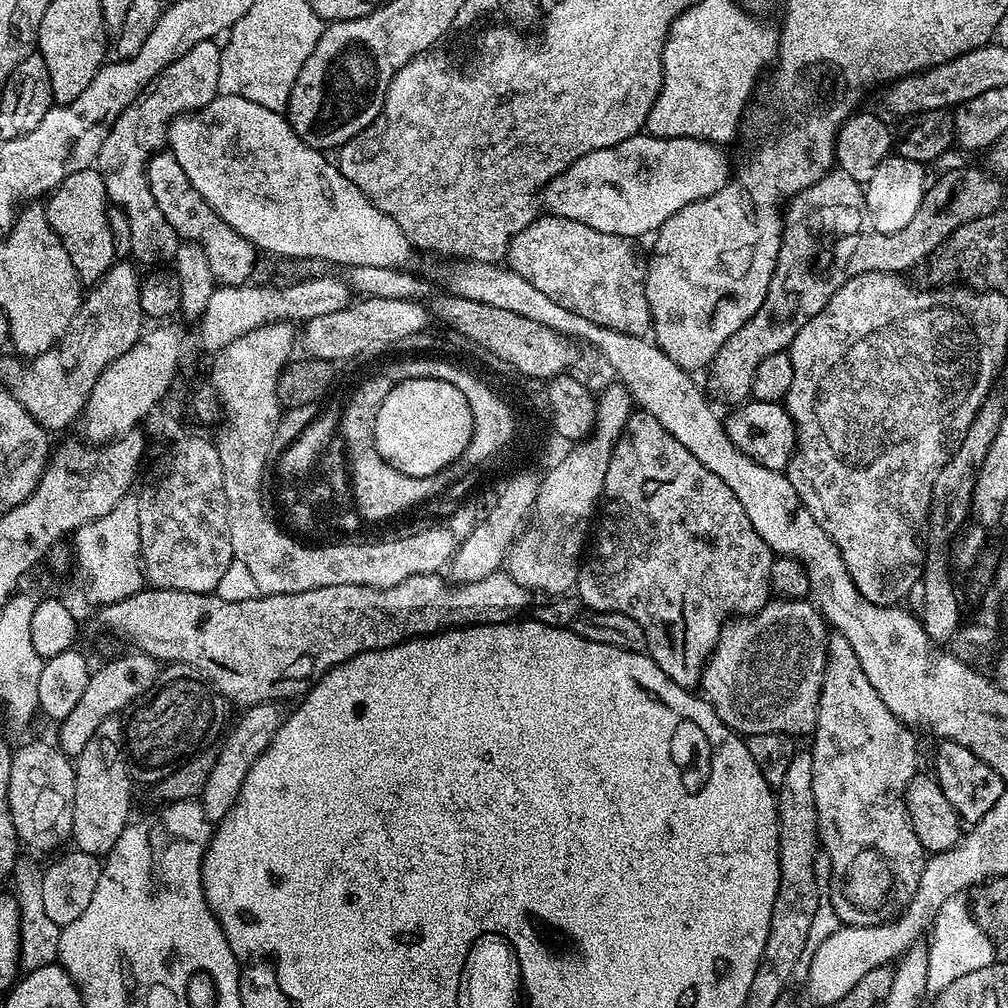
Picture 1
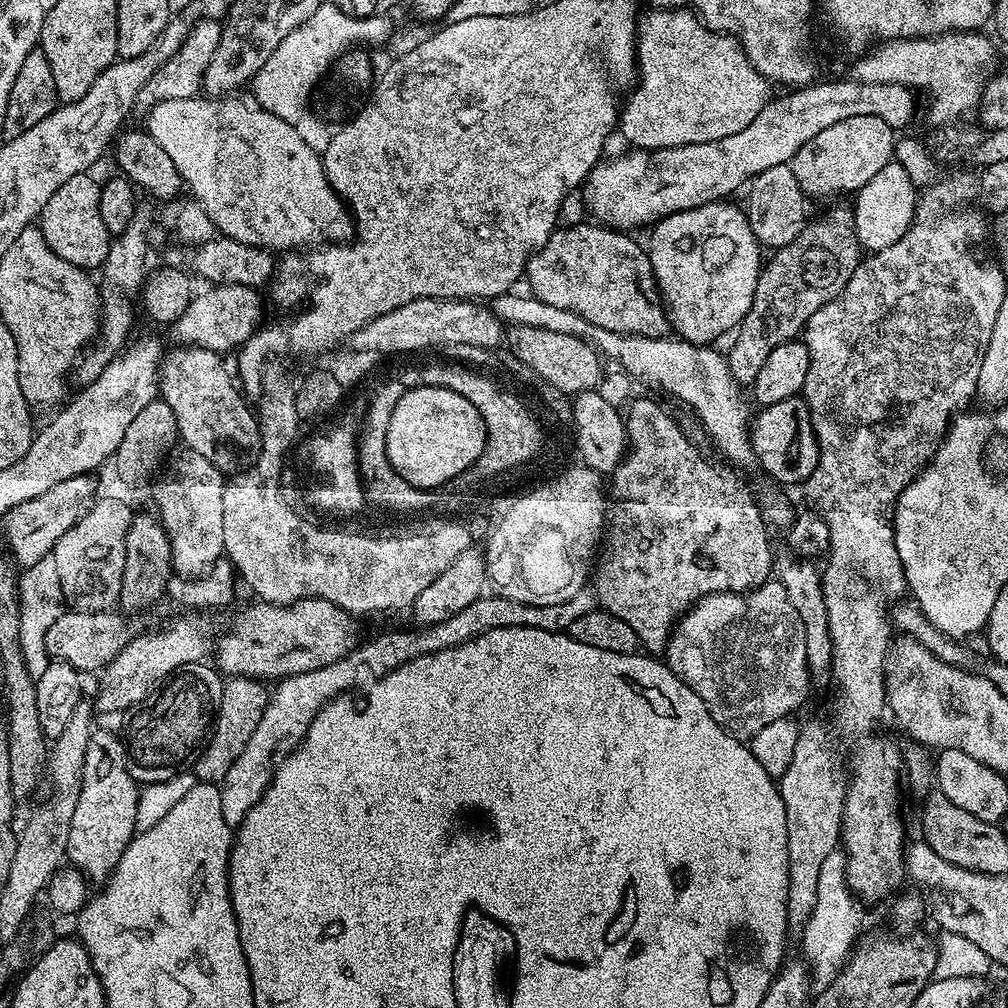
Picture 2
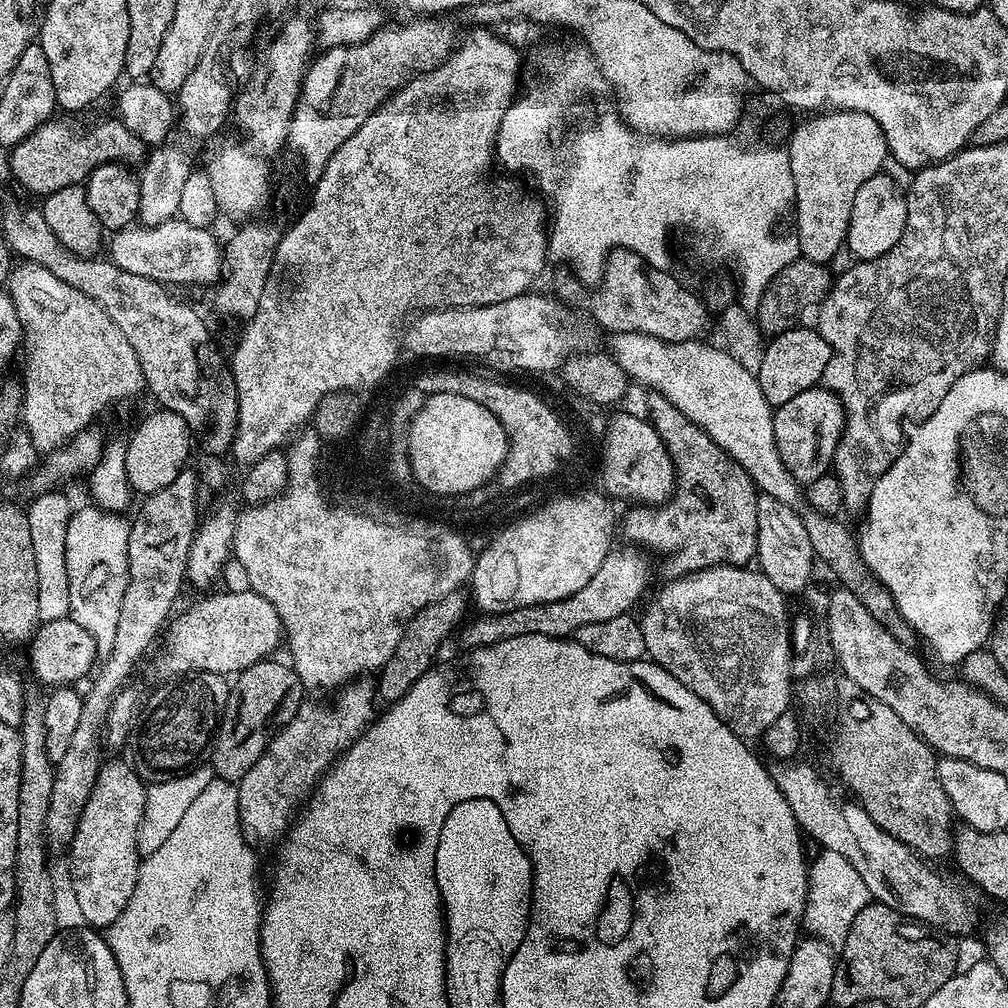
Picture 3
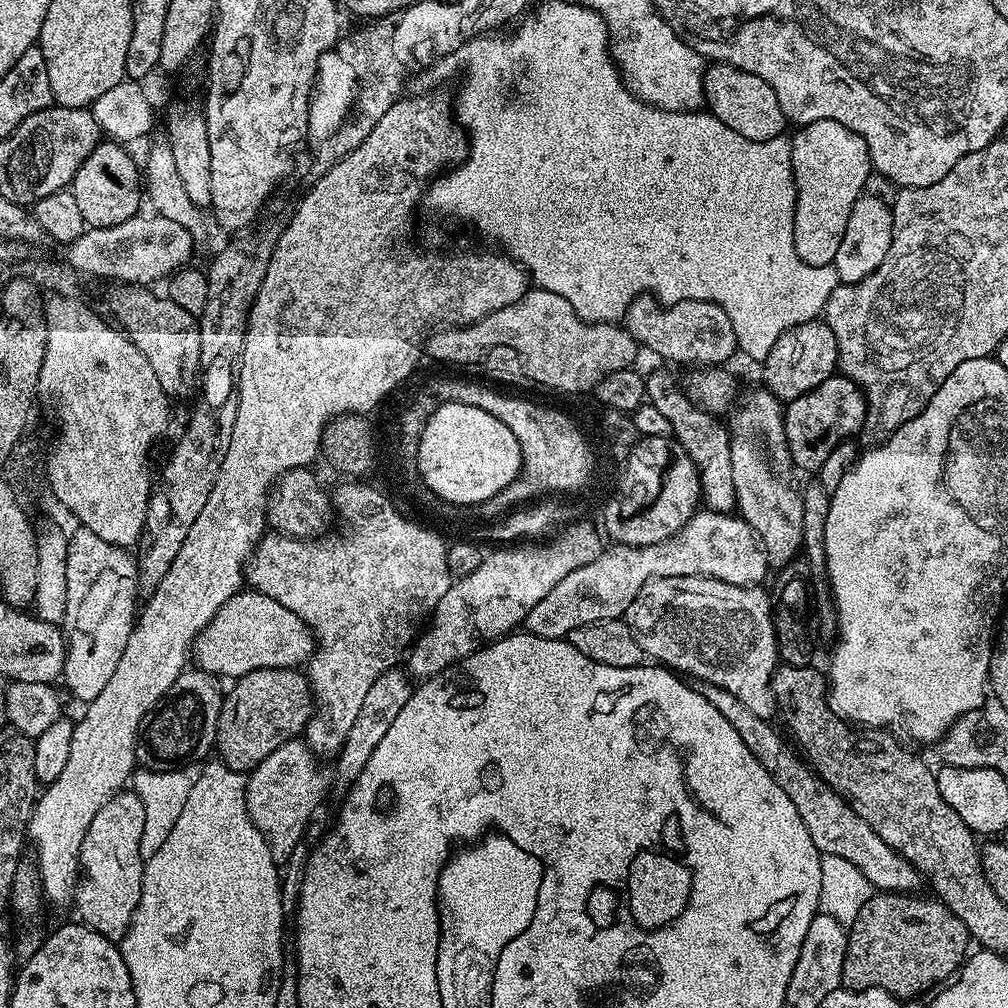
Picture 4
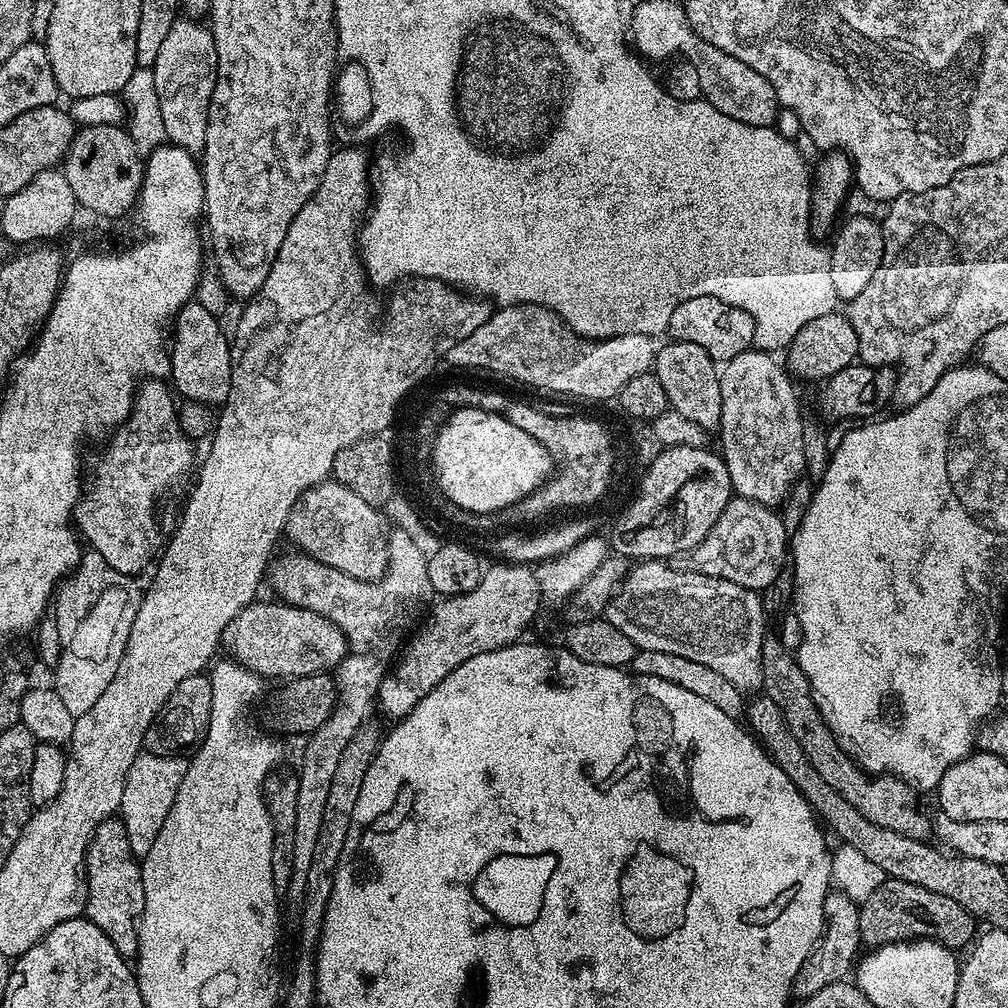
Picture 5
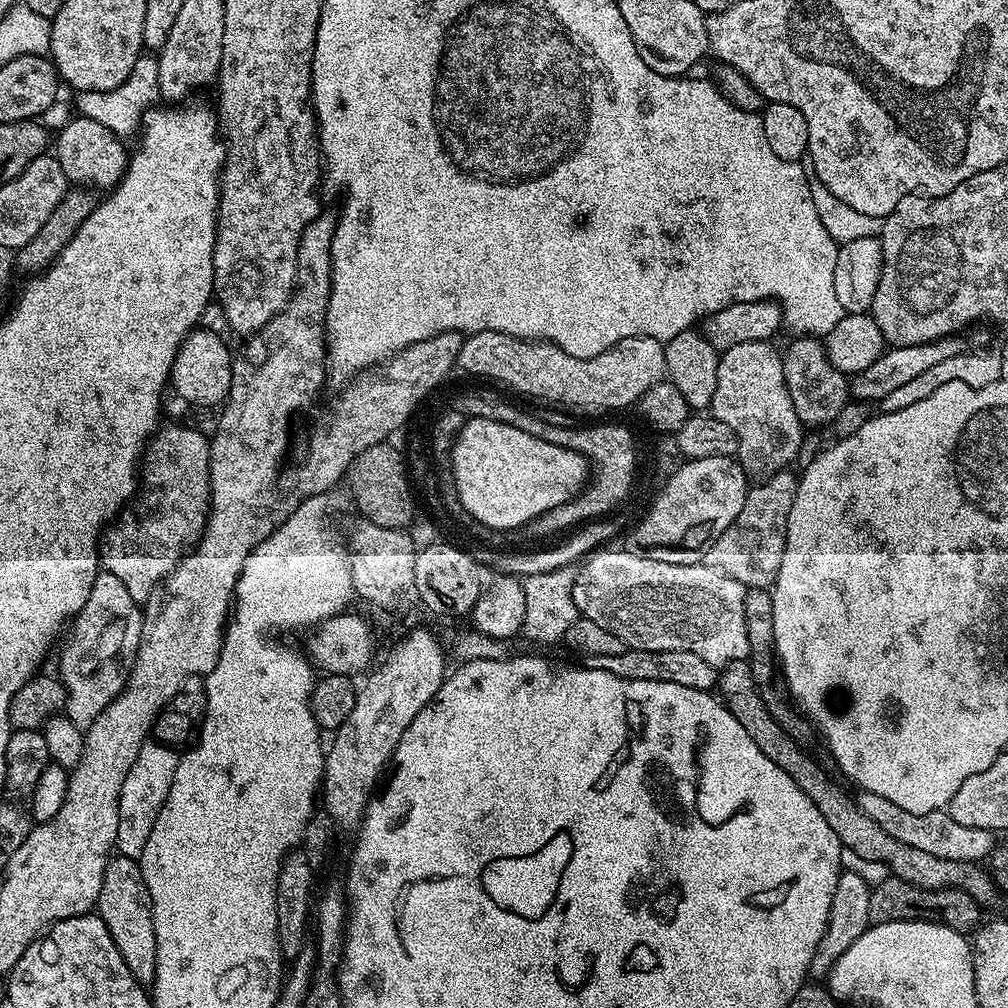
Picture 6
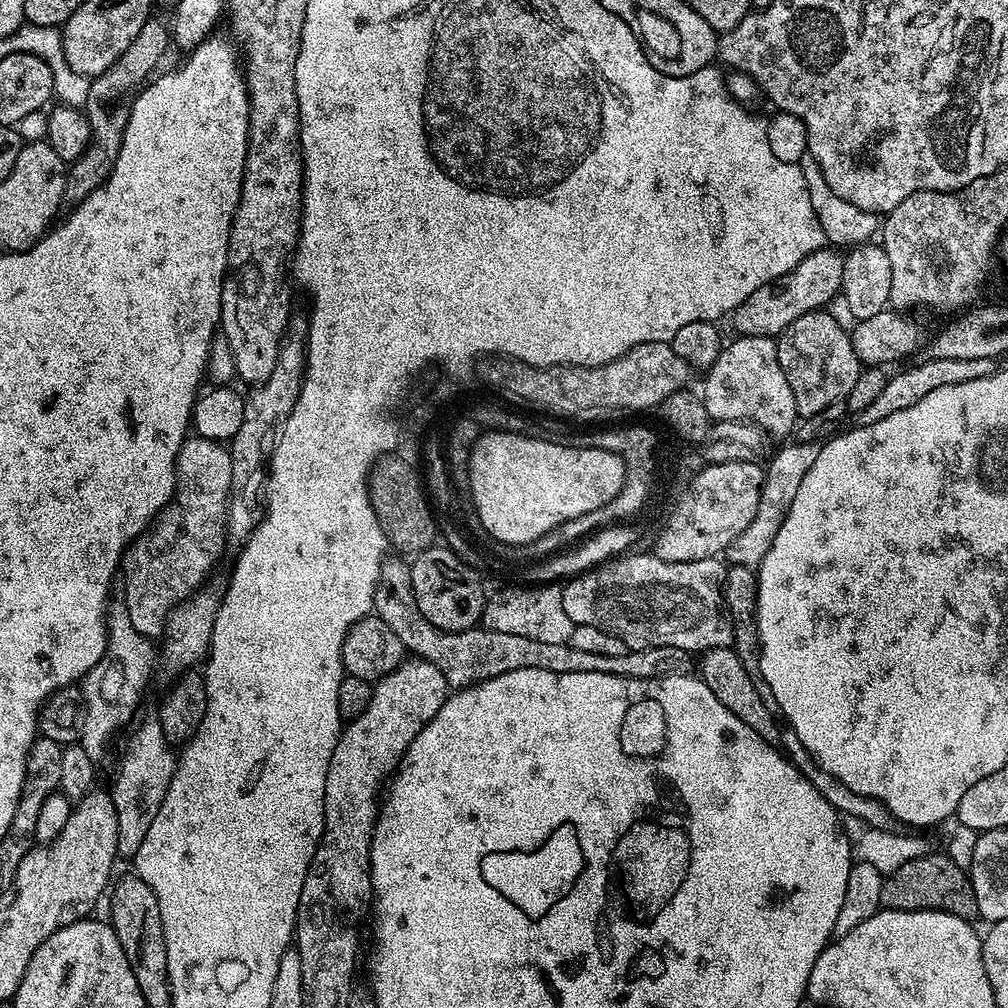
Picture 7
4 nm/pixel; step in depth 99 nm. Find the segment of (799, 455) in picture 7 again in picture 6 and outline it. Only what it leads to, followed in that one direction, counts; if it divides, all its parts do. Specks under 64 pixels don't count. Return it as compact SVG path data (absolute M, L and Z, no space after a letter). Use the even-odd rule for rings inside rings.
M785 470L753 483L746 494L746 502L742 502L742 514L738 514L738 518L734 518L734 522L730 522L730 526L726 530L722 530L722 534L705 554L703 563L742 582L745 589L771 589L772 583L778 578L778 566L782 566L782 554L786 550L786 526L790 518L790 506L794 506L797 479L795 471L792 473L792 470Z

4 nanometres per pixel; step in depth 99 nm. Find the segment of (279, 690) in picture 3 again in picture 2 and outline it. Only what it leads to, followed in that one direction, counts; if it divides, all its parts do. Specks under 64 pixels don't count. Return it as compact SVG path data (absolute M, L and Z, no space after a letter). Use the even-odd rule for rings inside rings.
M233 676L224 680L222 690L222 702L216 711L216 722L208 745L200 751L200 757L196 760L194 775L197 781L205 784L219 785L226 778L226 770L234 766L234 758L246 750L250 742L250 734L258 726L262 714L268 705L270 688L267 683L251 680L248 676Z

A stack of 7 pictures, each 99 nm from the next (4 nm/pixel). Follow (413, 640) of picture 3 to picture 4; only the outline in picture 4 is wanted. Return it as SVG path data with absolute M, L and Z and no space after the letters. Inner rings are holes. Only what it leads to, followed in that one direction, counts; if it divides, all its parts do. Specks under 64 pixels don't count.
M394 667L384 671L381 677L370 686L357 719L350 726L350 733L346 736L346 742L343 743L334 760L336 763L334 782L337 787L339 785L342 788L351 787L352 783L357 780L358 774L365 769L370 760L370 755L377 749L378 743L382 742L383 735L390 730L391 723L398 718L398 714L402 712L402 707L406 706L406 702L412 697L414 686L410 682L412 682L411 677L403 669Z

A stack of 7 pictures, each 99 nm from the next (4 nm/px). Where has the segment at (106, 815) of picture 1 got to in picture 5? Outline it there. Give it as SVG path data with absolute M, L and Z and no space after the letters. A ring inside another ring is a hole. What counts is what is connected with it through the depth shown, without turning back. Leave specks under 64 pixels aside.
M118 818L104 820L94 830L88 843L84 868L88 874L88 901L84 907L86 918L114 942L118 954L135 961L138 950L140 915L144 912L144 887L140 873L141 861L130 850L130 838L126 838L126 826Z

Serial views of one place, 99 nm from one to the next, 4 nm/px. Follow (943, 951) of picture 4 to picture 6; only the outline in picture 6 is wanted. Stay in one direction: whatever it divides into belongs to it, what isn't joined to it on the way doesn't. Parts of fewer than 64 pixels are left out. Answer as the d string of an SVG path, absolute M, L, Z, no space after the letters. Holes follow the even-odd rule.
M889 878L872 888L868 918L872 922L932 920L935 924L950 926L950 930L972 934L982 923L980 912L982 912L981 905L977 904L974 898L970 898L970 894L966 894L957 888L940 888L935 892L934 890L919 888L910 882Z

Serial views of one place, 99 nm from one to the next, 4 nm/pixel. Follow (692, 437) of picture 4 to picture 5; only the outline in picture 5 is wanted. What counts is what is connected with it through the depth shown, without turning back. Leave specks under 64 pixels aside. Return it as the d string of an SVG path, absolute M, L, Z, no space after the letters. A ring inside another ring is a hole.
M669 339L667 343L657 347L654 371L658 382L662 382L662 390L666 390L669 409L690 418L690 422L698 422L705 430L719 429L722 386L717 361L712 360L702 346L694 346L694 342Z

